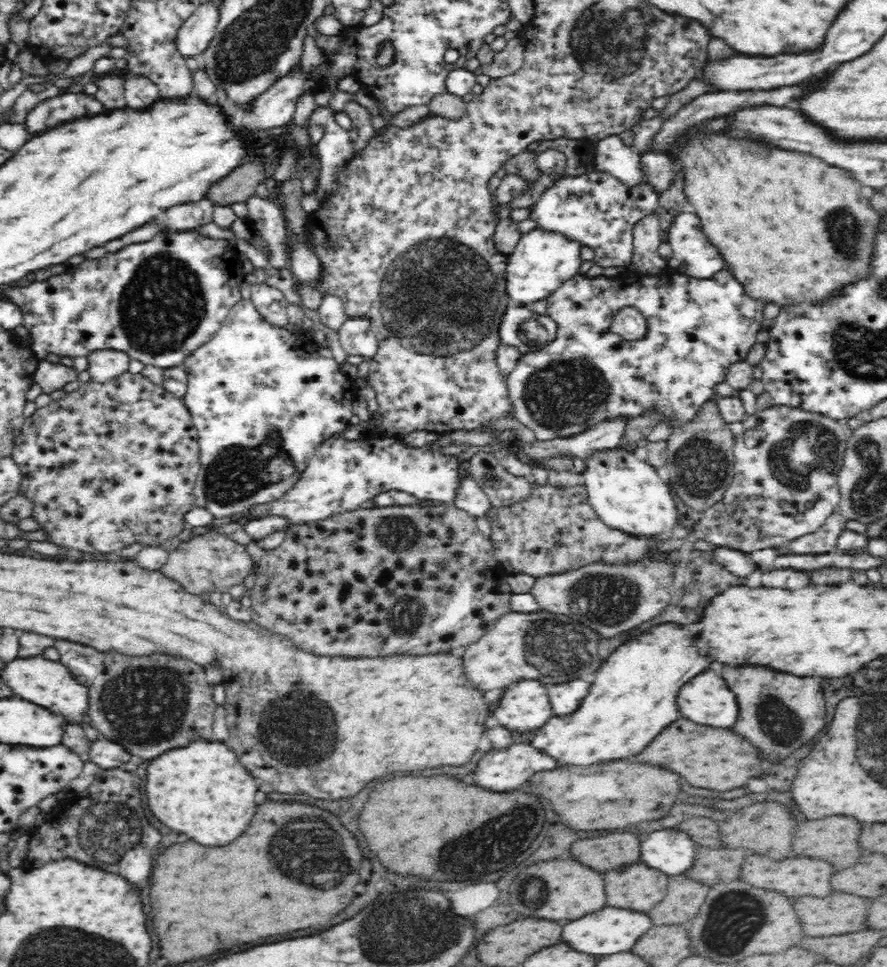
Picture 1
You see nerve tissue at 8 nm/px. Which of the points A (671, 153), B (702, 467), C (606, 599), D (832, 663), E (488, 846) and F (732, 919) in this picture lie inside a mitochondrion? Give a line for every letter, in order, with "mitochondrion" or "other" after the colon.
A: other
B: mitochondrion
C: mitochondrion
D: other
E: mitochondrion
F: mitochondrion

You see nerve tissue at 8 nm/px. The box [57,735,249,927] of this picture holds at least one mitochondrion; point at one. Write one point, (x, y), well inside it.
(107, 831)

